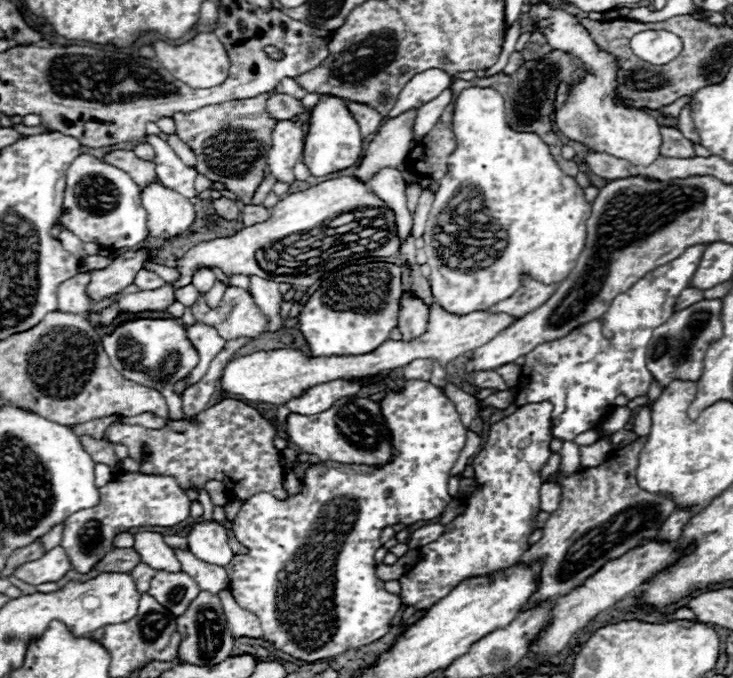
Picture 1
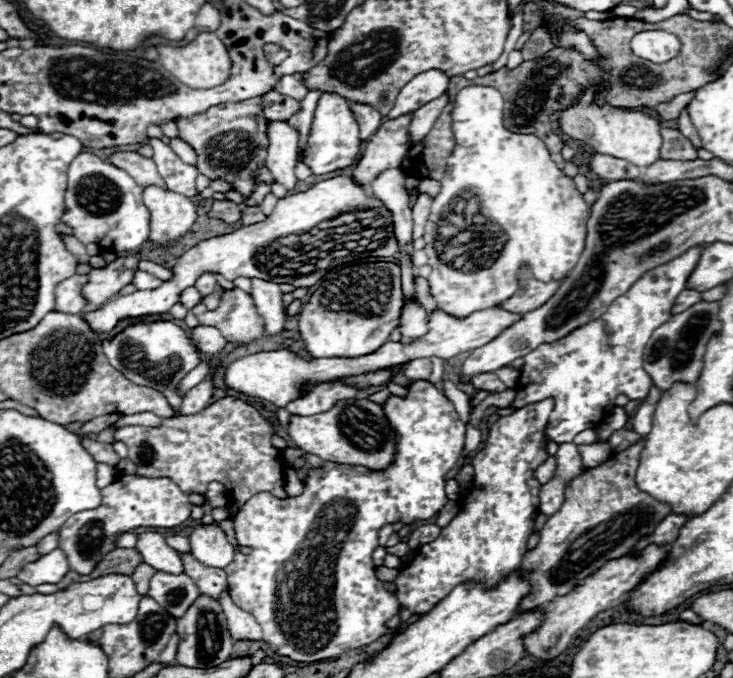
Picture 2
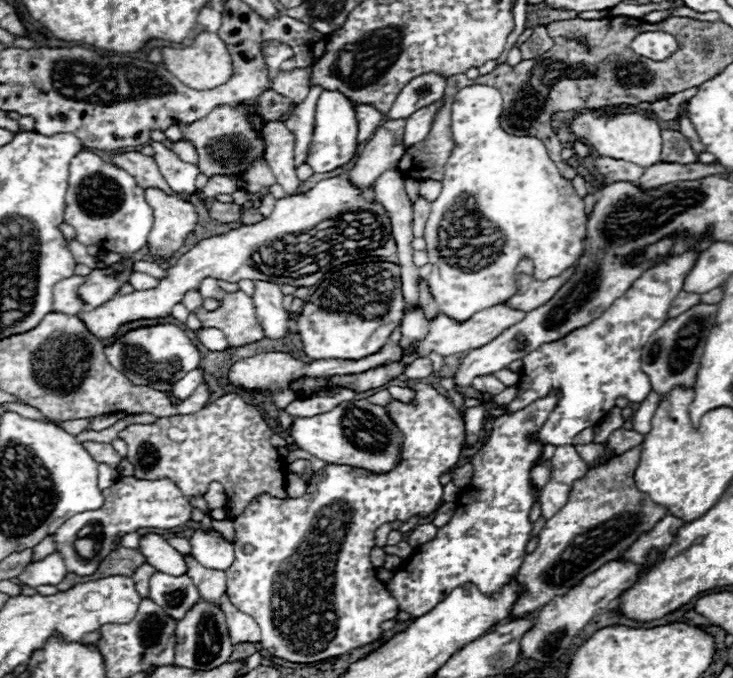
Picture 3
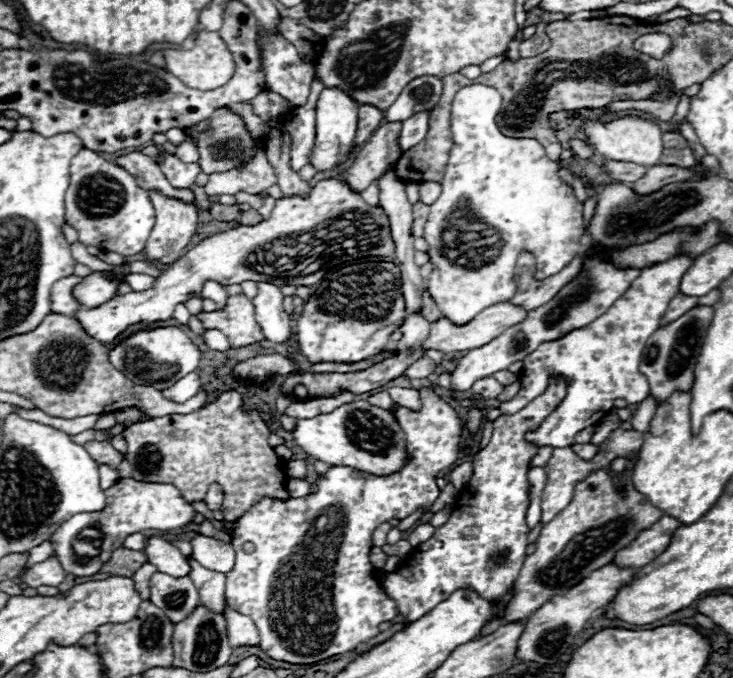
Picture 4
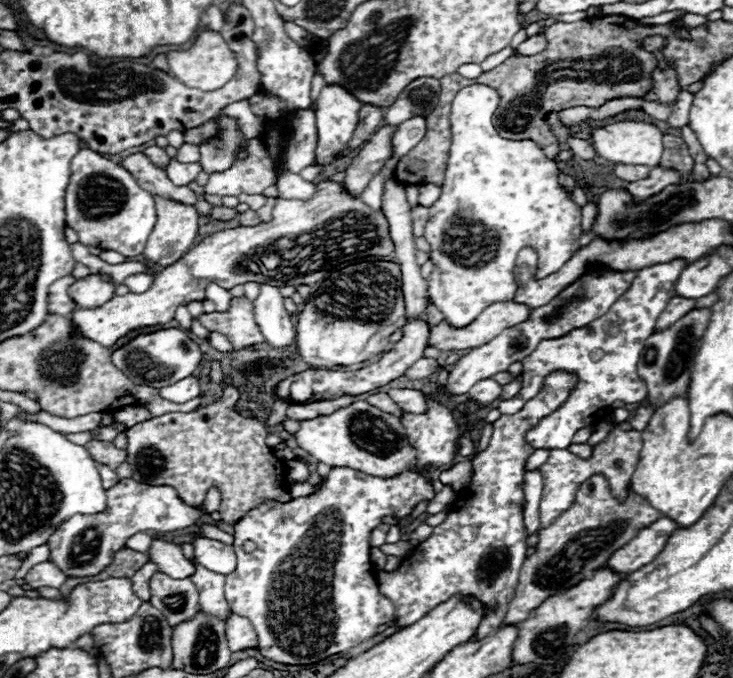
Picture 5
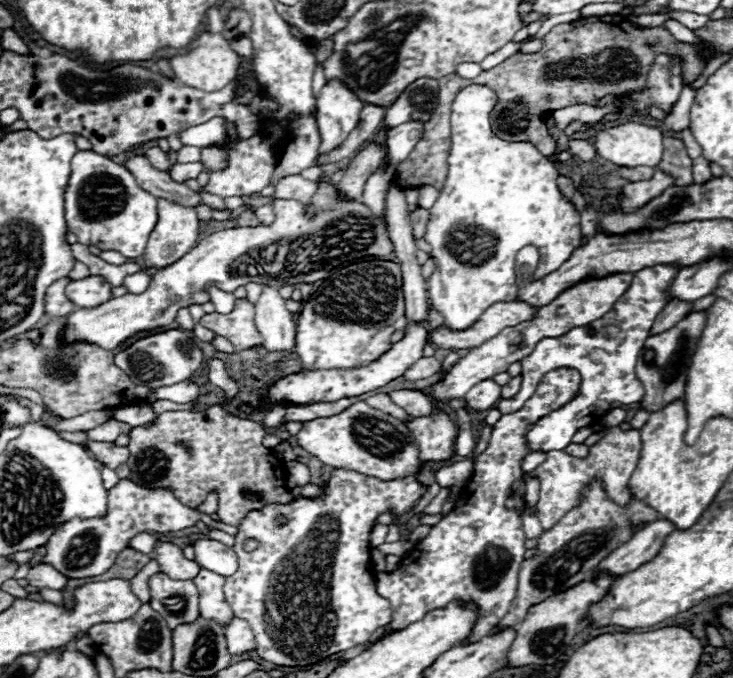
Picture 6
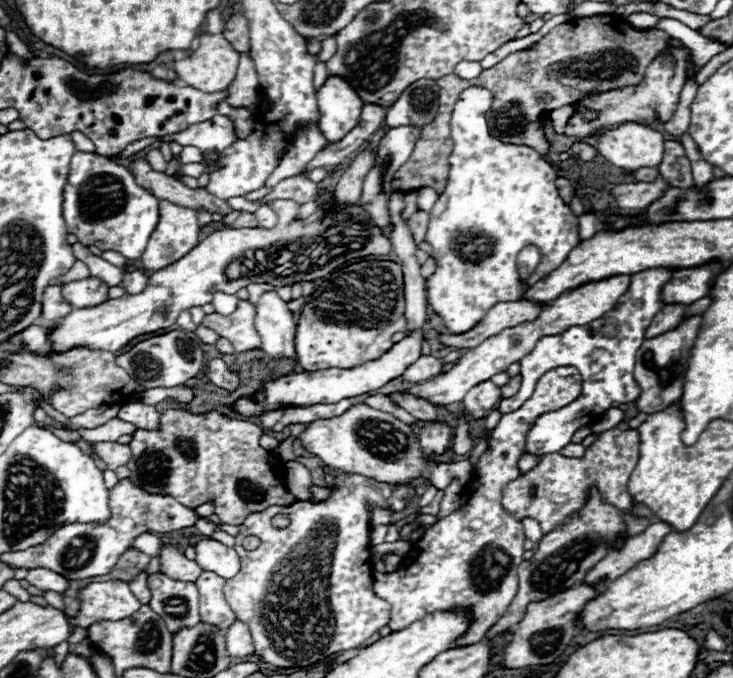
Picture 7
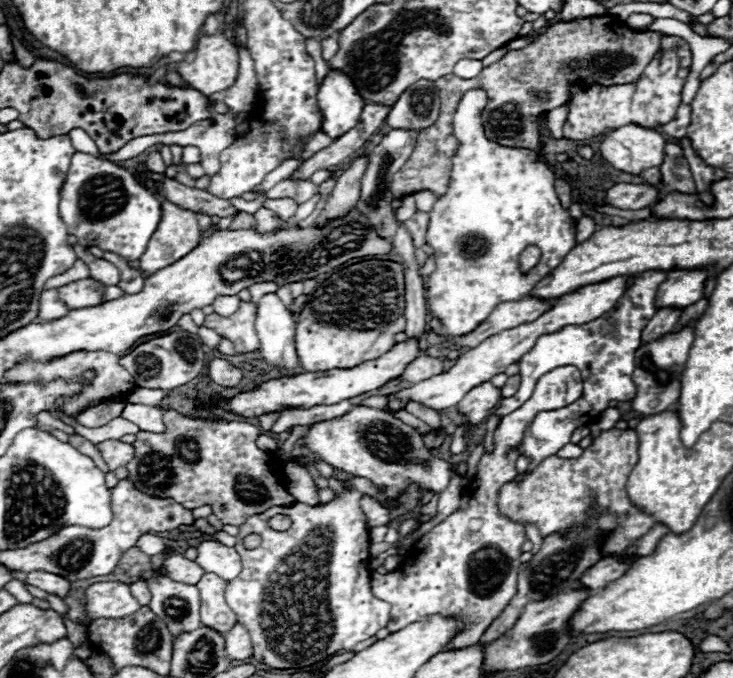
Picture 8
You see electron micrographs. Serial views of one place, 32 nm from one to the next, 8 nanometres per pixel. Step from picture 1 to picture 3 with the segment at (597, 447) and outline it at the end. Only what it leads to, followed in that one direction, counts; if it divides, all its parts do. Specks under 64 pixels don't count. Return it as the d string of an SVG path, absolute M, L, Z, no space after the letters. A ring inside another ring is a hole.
M582 444L582 446L576 446L576 452L582 456L582 460L584 462L594 462L598 456L602 456L602 454L606 454L606 448L602 446L602 444Z

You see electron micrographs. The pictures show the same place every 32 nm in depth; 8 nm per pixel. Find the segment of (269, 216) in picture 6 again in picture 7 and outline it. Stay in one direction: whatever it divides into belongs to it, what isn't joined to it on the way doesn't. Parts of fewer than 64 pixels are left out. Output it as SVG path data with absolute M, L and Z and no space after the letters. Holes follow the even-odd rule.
M268 205L260 206L254 214L260 228L272 228L276 224L276 214Z

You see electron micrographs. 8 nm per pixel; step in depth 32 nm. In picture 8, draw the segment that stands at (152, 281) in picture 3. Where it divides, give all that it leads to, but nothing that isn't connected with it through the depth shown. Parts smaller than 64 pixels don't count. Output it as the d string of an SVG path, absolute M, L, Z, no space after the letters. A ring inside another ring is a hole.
M105 252L104 257L120 270L118 288L122 288L126 294L136 294L136 292L142 290L142 286L144 286L144 274L140 270L130 268L126 260L114 253Z

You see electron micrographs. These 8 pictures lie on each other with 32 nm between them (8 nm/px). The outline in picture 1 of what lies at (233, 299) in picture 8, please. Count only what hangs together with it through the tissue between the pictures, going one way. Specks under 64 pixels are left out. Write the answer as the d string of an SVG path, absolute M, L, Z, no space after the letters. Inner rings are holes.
M198 270L192 284L194 284L200 292L206 294L206 292L210 292L210 288L214 286L214 282L216 282L216 276L214 276L212 270Z

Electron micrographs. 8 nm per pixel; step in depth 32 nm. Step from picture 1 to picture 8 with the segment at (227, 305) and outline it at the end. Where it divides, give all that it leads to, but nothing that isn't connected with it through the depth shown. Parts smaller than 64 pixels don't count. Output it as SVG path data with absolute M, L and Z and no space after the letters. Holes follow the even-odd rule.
M240 302L240 308L228 318L208 314L204 326L218 332L222 338L234 342L238 354L248 354L260 350L260 340L254 330L254 322L256 322L256 306L252 302Z

